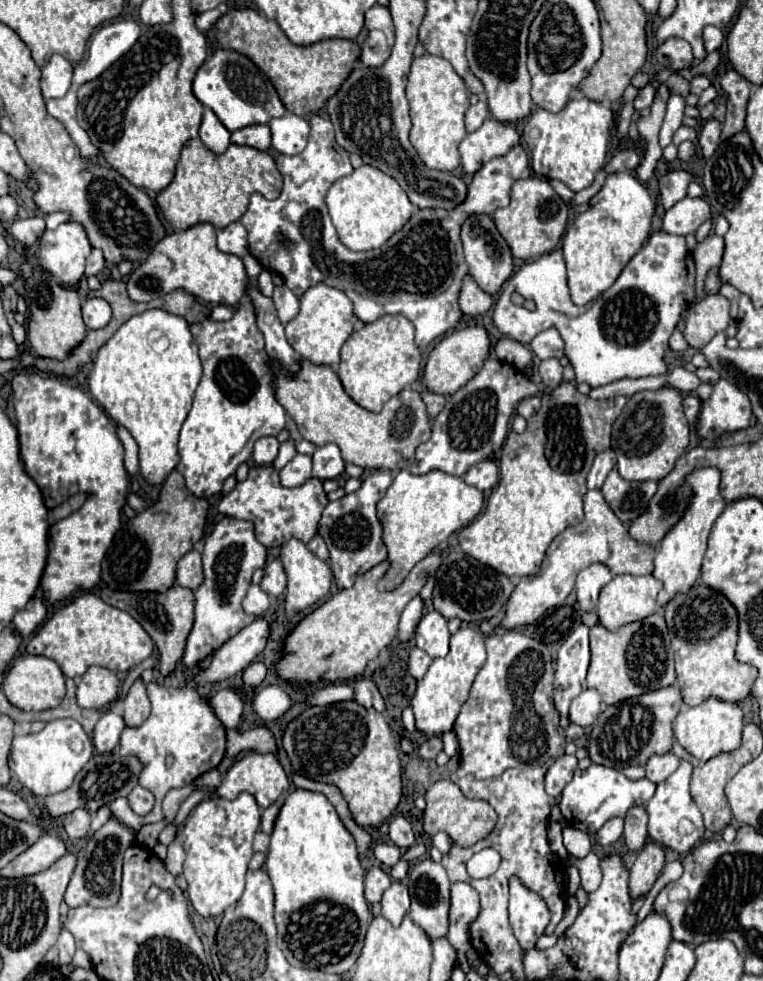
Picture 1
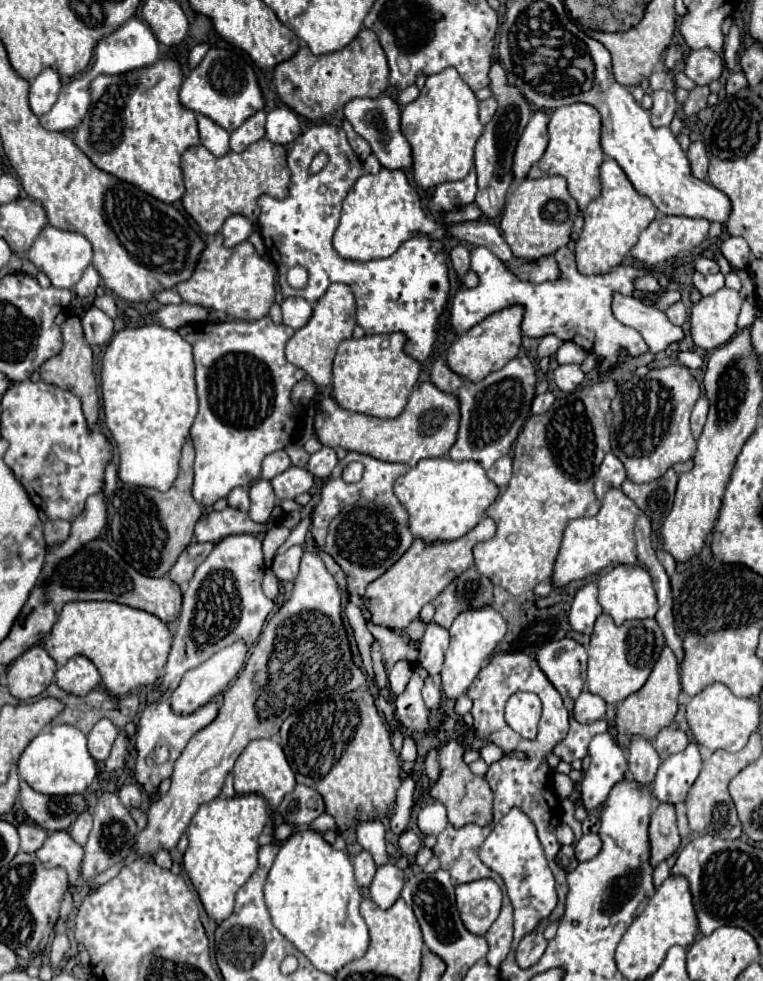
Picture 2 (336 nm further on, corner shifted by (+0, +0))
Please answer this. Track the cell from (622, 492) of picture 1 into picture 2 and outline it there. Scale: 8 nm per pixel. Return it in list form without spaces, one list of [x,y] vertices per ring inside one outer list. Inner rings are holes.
[[[667,470],[661,478],[649,482],[649,484],[635,484],[631,480],[625,480],[621,490],[635,500],[635,504],[653,520],[653,524],[659,528],[661,522],[669,516],[673,508],[673,496],[677,488],[677,474],[675,470]]]

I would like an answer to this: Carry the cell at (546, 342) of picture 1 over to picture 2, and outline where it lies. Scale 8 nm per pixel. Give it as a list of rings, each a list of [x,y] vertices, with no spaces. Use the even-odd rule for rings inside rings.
[[[565,342],[559,348],[555,358],[559,364],[581,364],[585,360],[585,356],[587,356],[587,352],[581,346],[577,346],[575,342]]]

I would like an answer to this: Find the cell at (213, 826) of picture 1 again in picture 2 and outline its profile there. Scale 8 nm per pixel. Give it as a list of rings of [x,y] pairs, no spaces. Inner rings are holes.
[[[243,794],[235,798],[219,796],[203,804],[195,812],[187,828],[189,848],[183,856],[183,868],[191,878],[211,920],[223,922],[231,916],[235,892],[249,880],[249,876],[257,868],[257,838],[267,820],[267,802],[259,794]]]

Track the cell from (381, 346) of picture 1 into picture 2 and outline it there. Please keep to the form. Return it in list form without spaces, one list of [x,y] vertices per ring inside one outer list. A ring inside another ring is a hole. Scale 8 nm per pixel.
[[[401,332],[365,336],[361,340],[343,340],[333,360],[333,398],[351,412],[369,414],[375,418],[397,418],[413,386],[419,380],[419,362],[403,352],[405,336]]]

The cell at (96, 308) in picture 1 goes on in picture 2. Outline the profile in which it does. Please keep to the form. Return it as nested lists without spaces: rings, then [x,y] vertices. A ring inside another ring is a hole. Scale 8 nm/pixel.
[[[91,306],[87,310],[87,314],[81,318],[83,330],[85,330],[85,338],[91,346],[103,346],[111,340],[113,332],[115,332],[115,324],[113,320],[99,308]]]

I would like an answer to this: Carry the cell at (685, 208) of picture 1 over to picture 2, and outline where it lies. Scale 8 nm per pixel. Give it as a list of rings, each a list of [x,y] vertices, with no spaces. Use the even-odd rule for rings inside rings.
[[[663,216],[653,220],[639,236],[639,242],[631,248],[631,256],[635,262],[639,262],[641,266],[655,266],[659,262],[667,262],[675,256],[679,256],[681,252],[691,252],[693,248],[697,248],[709,232],[709,222],[703,218],[685,218],[685,216]]]

